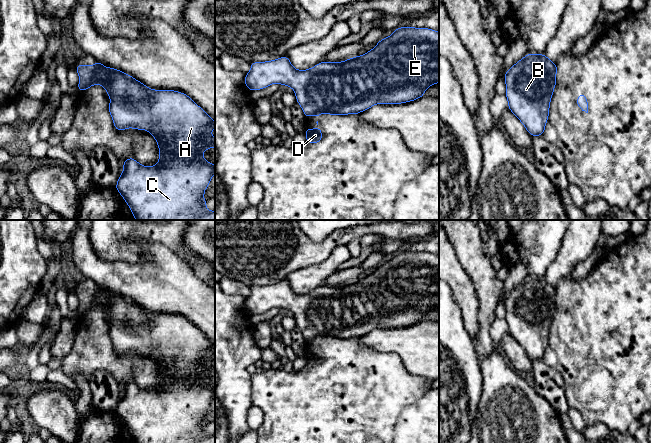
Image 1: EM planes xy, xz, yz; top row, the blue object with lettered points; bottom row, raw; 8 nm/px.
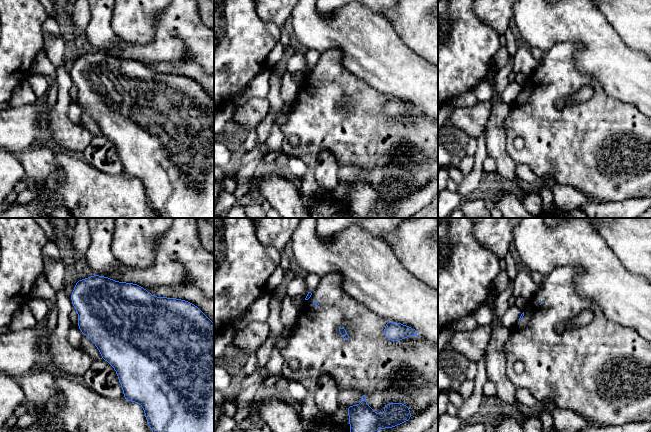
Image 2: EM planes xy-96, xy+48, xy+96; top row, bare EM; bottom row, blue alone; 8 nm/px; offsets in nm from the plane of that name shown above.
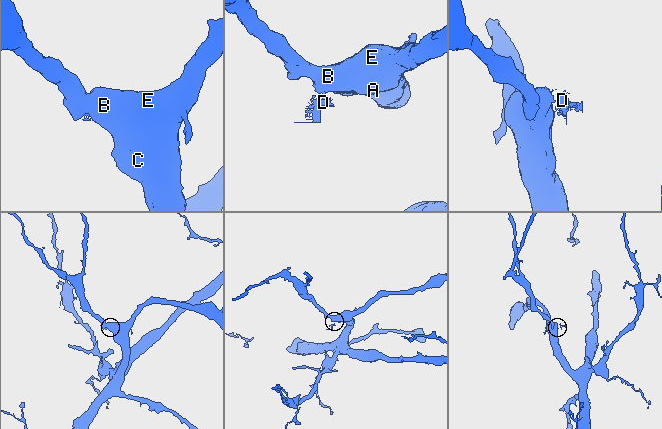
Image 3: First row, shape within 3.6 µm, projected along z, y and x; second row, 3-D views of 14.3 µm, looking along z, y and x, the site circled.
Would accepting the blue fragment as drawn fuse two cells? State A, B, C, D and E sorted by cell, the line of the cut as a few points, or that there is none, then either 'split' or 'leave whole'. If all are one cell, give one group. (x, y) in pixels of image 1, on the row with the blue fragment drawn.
A B C E / D | xy (106, 74), (104, 78), (92, 81) | split

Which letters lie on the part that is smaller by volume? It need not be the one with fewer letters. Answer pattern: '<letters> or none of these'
D

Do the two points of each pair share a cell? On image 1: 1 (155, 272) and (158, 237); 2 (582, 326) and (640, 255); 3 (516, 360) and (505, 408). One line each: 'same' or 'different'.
1: different
2: same
3: different

